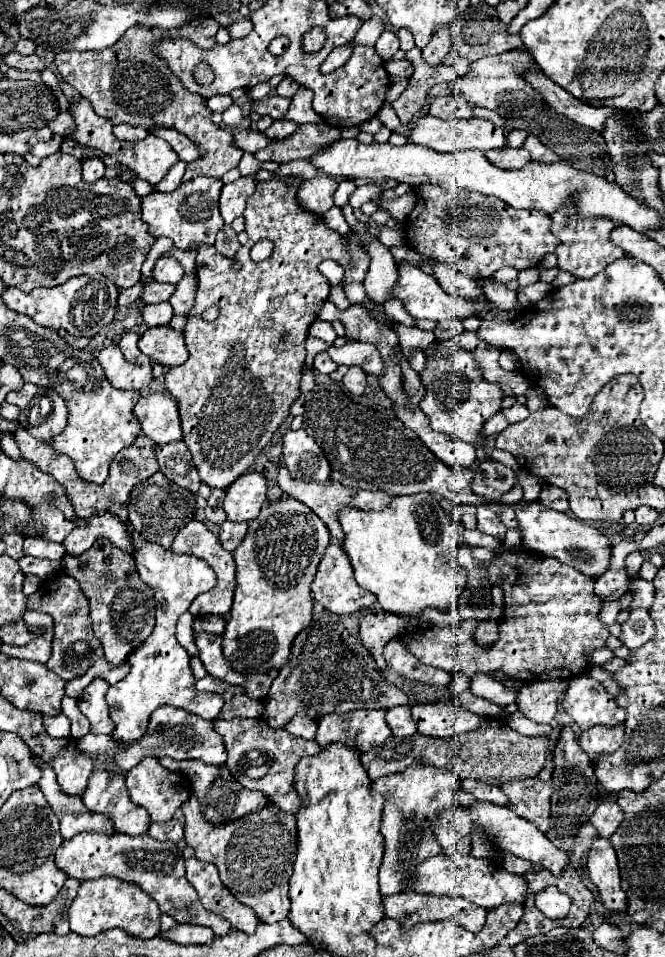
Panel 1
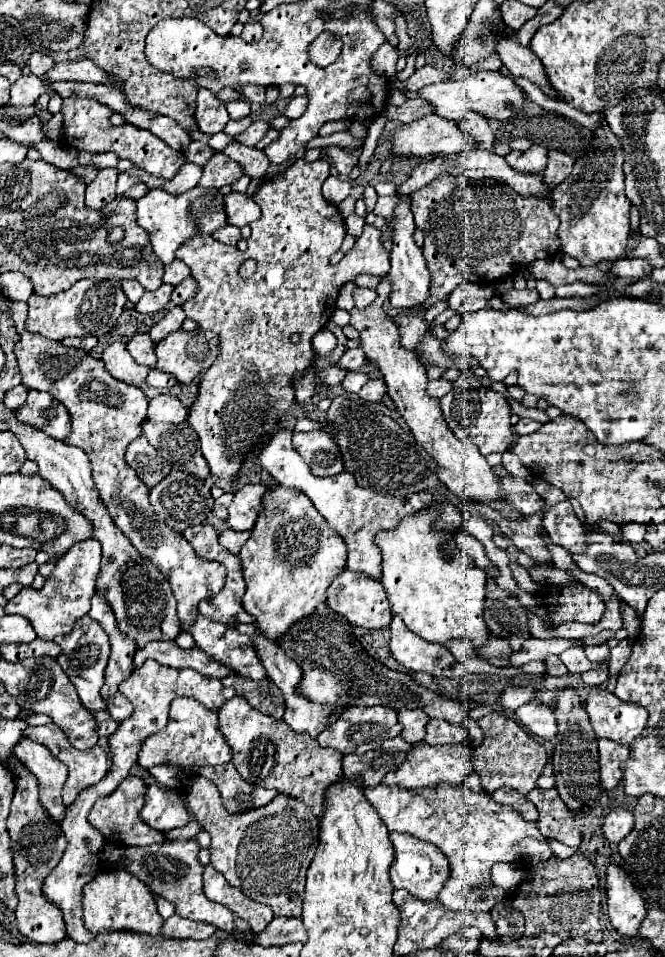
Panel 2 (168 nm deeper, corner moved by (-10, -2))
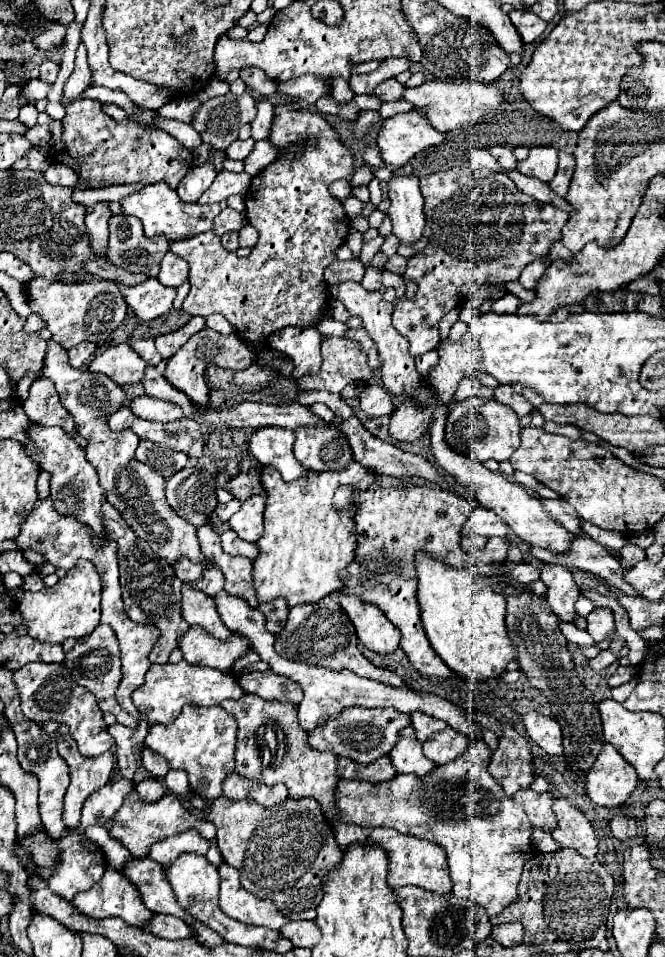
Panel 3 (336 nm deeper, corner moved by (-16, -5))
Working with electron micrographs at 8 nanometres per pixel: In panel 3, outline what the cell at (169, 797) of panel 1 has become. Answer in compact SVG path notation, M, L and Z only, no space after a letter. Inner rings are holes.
M133 789L124 800L122 807L114 815L116 823L110 831L110 835L114 839L118 839L136 859L142 859L146 857L148 853L148 847L160 839L166 839L170 835L176 835L176 833L182 833L182 831L188 831L188 829L198 829L200 835L204 835L206 839L214 839L216 835L216 827L212 827L212 823L208 821L202 821L198 815L194 815L176 795L172 793L166 793L160 801L152 803L152 805L146 805L142 799L137 795L135 789Z

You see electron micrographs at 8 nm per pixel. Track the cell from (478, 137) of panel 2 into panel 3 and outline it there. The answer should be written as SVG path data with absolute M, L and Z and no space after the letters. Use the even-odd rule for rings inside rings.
M496 145L496 147L490 147L488 153L498 159L498 163L500 163L502 169L514 169L516 167L516 157L514 157L514 153L508 147Z

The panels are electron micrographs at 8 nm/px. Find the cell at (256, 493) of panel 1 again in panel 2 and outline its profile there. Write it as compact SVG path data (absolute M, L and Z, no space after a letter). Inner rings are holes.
M248 484L248 486L242 486L236 494L234 494L234 500L228 508L228 526L232 530L252 530L256 518L258 518L258 512L262 508L260 500L264 496L268 488L262 486L262 484Z

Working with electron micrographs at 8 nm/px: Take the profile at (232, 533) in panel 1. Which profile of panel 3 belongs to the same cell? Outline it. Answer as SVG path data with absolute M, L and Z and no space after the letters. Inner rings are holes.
M232 529L224 531L222 533L222 549L228 553L228 555L242 555L242 557L248 557L248 559L256 559L258 555L258 547L256 543L248 543L248 541L242 541Z

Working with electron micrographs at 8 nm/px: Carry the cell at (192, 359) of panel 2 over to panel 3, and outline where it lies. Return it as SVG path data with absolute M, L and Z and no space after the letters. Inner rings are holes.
M202 329L196 335L192 335L170 359L164 371L164 377L176 387L186 391L188 397L194 399L196 405L206 405L208 403L208 387L206 387L206 379L204 379L204 371L208 369L210 363L216 363L220 367L228 367L228 369L240 369L240 367L248 367L250 359L248 359L248 343L244 343L240 337L236 337L236 333L230 335L222 335L216 333L212 329Z

